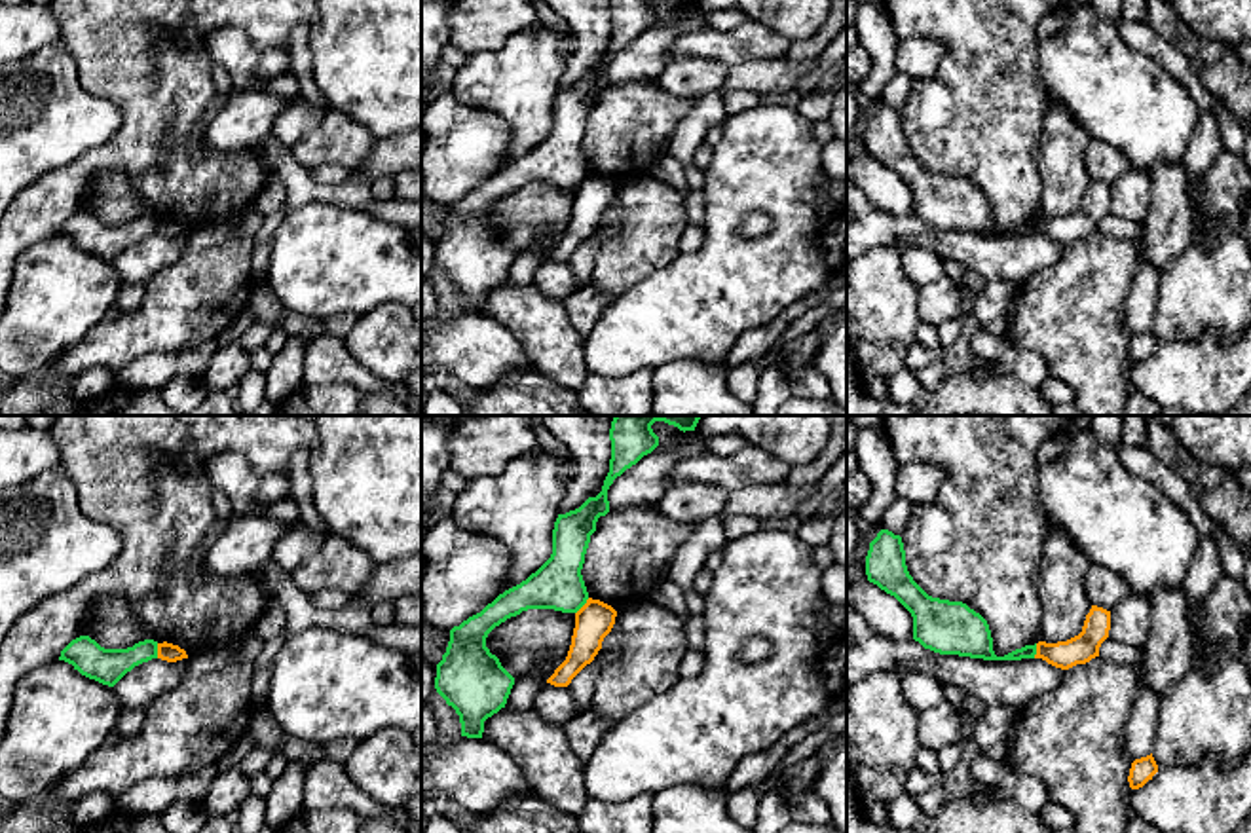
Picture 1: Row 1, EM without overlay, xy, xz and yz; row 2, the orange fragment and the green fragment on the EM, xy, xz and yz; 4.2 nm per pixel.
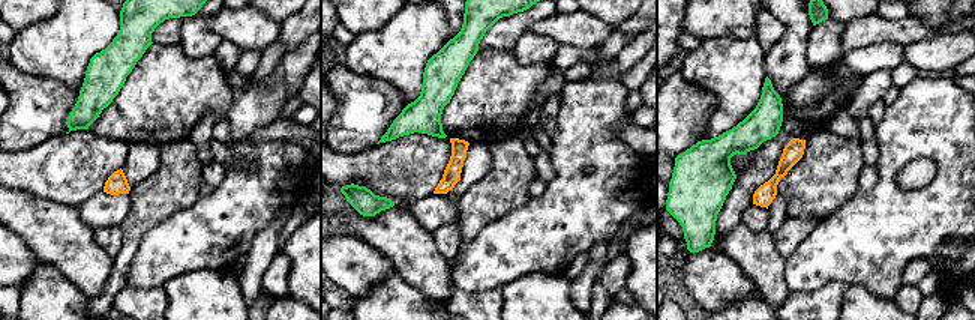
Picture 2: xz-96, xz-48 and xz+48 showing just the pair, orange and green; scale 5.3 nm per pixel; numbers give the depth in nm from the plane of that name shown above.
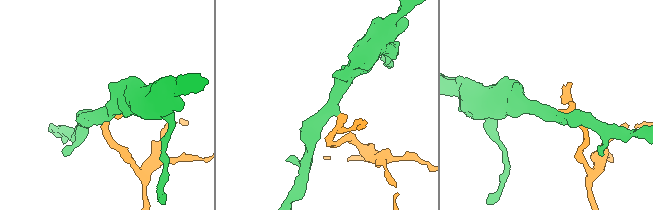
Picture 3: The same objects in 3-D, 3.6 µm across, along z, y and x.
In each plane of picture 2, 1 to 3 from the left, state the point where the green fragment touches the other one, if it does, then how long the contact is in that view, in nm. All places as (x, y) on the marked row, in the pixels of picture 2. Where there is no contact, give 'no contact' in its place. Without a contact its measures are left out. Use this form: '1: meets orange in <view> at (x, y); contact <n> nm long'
1: no contact
2: no contact
3: no contact

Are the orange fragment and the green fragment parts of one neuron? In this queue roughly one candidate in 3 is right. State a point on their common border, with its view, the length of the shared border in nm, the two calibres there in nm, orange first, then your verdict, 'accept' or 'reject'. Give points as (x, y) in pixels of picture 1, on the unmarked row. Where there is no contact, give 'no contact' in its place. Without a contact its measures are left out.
meets orange in xz at (583, 181); contact 90 nm long; 160 nm thick on the orange side, 220 nm on the other; reject

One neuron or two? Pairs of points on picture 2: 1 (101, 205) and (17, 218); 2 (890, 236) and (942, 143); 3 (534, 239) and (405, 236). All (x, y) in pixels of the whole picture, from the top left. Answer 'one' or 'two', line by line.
1: two
2: one
3: two

